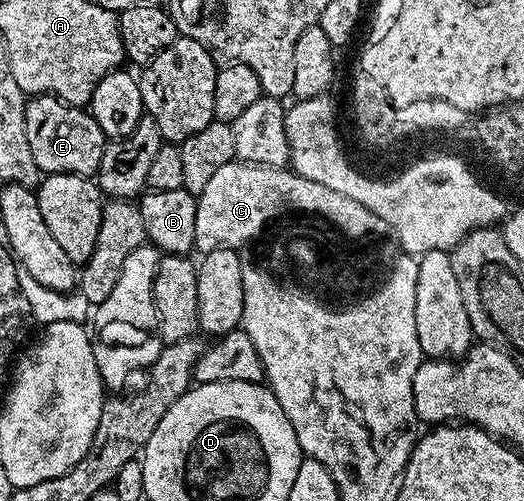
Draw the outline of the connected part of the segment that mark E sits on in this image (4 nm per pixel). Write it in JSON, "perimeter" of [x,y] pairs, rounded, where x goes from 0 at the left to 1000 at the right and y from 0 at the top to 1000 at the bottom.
{"perimeter":[[[65,190],[50,204],[46,253],[53,293],[61,293],[61,317],[69,317],[69,333],[82,347],[185,347],[206,277],[191,261],[191,246],[162,216],[130,210],[94,190]]]}

